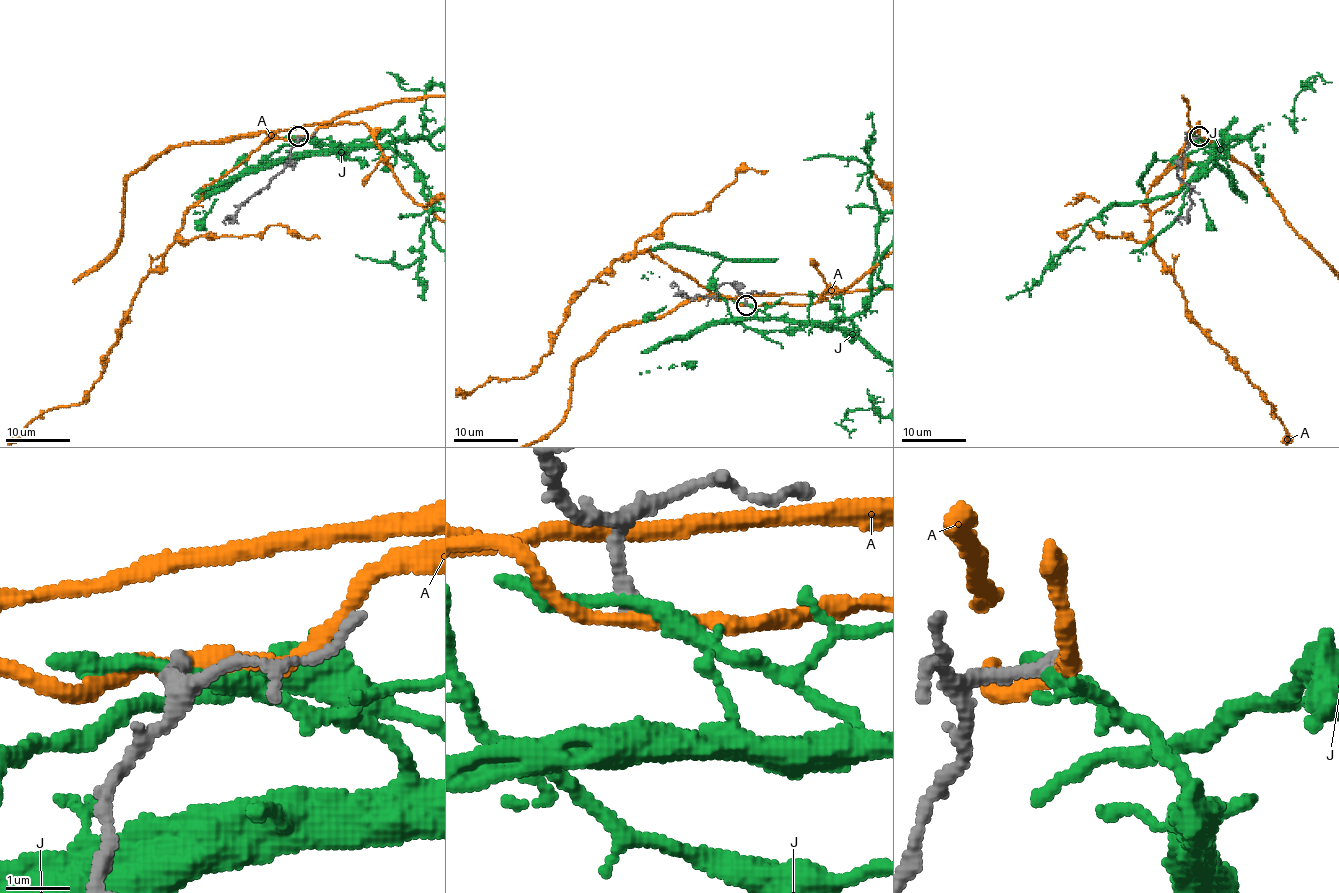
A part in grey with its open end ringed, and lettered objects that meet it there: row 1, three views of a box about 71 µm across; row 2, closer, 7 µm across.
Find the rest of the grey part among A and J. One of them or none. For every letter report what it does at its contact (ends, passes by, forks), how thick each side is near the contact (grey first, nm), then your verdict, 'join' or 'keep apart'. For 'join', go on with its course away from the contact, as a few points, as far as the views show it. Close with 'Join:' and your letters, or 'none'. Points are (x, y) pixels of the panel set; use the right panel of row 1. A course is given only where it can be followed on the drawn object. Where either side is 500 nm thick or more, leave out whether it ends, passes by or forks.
A: it passes by; calibres 220 and 280 nm; keep apart
J: it passes by; calibres 240 and 200 nm; keep apart
Join: none

